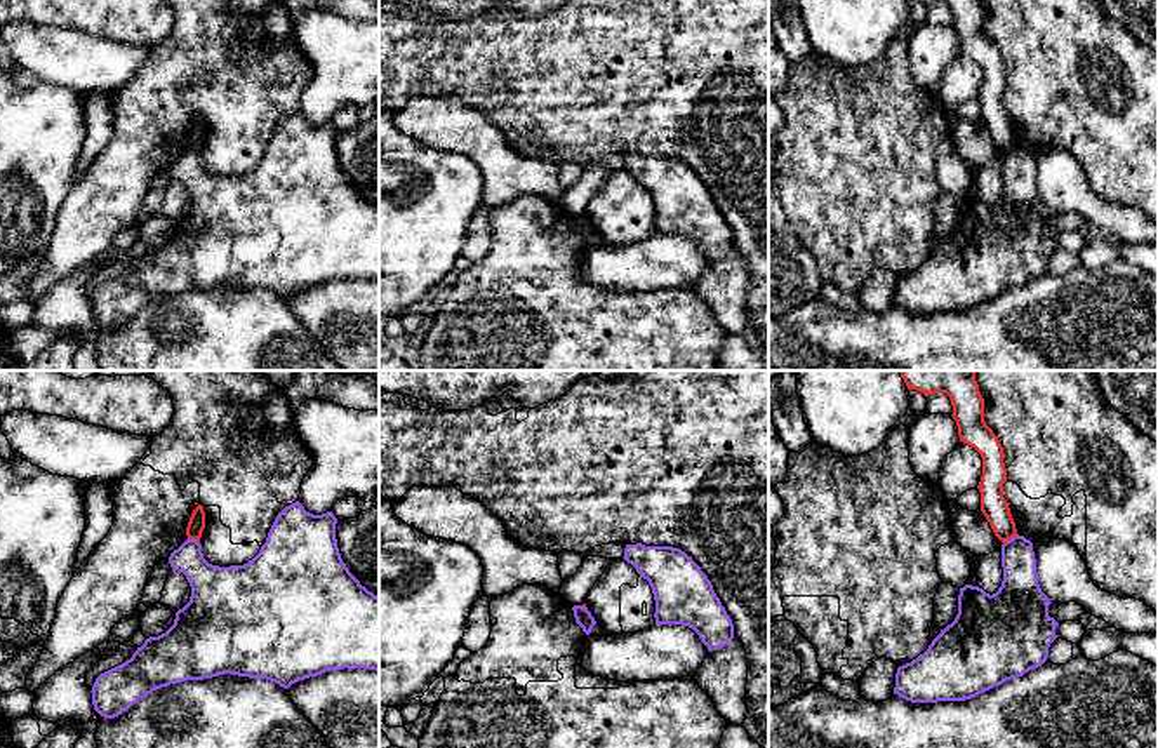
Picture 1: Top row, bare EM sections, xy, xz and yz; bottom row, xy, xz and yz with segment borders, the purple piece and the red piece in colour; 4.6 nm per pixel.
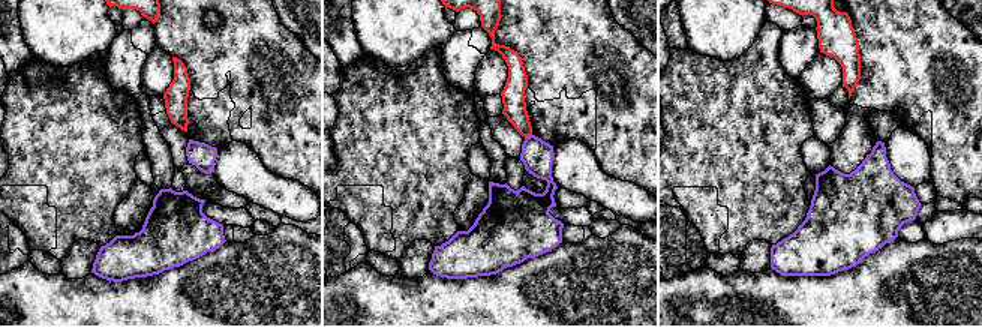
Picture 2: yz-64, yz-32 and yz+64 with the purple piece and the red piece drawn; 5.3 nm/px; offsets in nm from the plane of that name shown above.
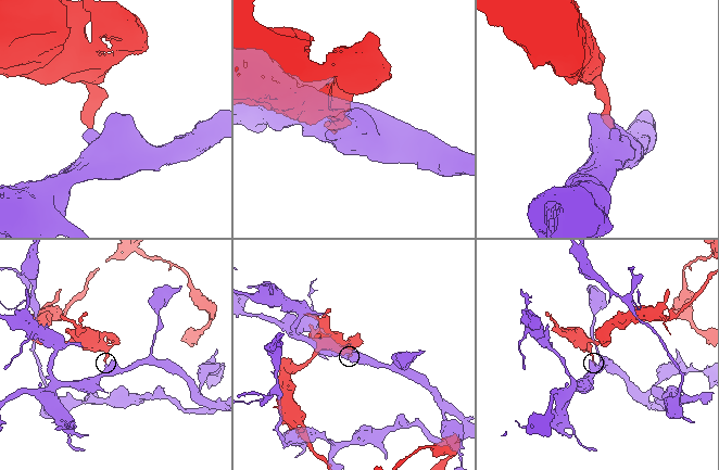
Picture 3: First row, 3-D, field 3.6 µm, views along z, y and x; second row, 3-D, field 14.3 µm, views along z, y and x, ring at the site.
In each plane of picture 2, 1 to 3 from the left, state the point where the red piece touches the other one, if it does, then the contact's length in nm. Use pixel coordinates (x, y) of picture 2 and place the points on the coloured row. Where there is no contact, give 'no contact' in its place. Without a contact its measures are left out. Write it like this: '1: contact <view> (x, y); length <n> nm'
1: no contact
2: contact yz-32 (529, 135); length 50 nm
3: no contact

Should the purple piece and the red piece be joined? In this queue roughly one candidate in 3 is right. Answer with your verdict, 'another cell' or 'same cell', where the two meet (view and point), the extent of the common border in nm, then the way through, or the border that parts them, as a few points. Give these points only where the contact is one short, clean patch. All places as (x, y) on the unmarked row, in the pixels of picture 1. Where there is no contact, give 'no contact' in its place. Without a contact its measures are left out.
another cell; contact yz (1012, 148); length 80 nm; border yz (1018, 145), (1004, 153)

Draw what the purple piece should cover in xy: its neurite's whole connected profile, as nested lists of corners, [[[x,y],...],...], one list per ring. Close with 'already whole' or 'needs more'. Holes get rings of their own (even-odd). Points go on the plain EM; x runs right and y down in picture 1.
[[[296,111],[276,125],[257,165],[230,177],[209,174],[200,151],[188,148],[170,164],[169,174],[186,186],[190,212],[165,244],[146,249],[130,270],[96,289],[94,320],[115,329],[156,299],[224,284],[266,289],[289,299],[330,280],[379,282],[379,207],[343,172],[336,134],[332,122],[313,125]]]; already whole

